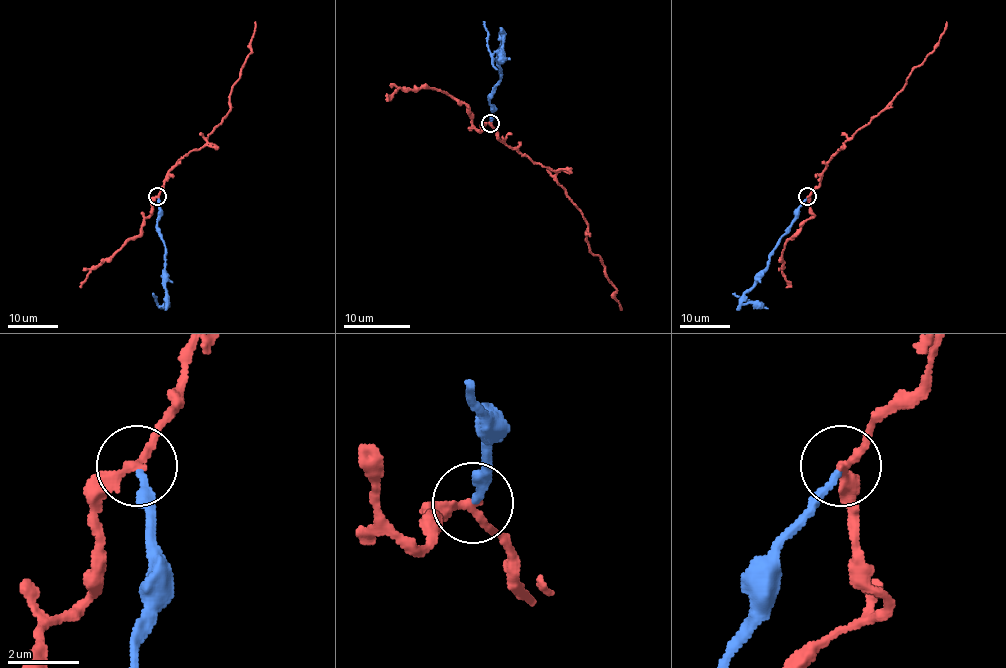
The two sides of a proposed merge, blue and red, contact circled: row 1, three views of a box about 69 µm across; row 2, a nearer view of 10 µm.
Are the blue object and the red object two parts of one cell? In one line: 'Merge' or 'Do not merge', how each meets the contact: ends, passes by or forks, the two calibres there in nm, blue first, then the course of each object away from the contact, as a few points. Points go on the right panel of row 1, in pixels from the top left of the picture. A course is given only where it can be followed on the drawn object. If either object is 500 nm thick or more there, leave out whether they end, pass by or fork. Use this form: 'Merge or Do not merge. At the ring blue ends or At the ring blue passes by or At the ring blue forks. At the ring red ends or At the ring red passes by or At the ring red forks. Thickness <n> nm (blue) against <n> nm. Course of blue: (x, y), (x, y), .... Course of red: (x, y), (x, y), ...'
Do not merge. At the ring blue ends. At the ring red passes by. Thickness 240 nm (blue) against 240 nm. Course of blue: (807, 197), (798, 209), (797, 218), (770, 256), (767, 269), (745, 294), (746, 302), (756, 306), (733, 294). Course of red: (807, 197), (818, 185), (821, 173), (837, 151), (882, 111), (934, 49), (946, 21)

